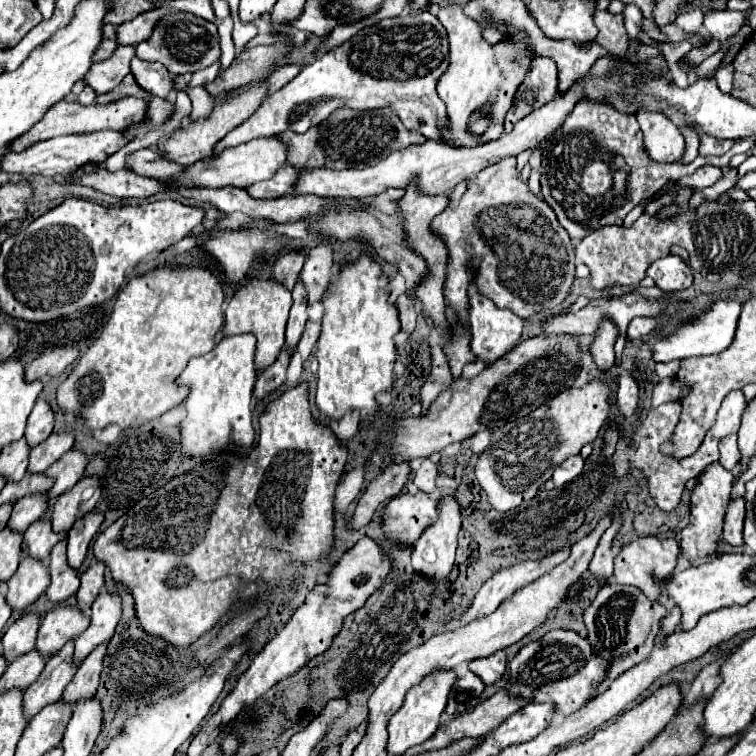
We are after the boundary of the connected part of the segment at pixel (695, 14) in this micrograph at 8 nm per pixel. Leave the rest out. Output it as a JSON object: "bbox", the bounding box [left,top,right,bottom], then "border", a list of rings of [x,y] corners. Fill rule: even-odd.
{"bbox":[675,6,703,32],"border":[[[697,6],[692,11],[677,17],[675,24],[686,32],[696,32],[703,25],[703,8]]]}

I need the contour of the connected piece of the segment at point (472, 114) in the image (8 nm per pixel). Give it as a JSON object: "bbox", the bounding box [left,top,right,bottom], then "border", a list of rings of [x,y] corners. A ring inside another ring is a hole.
{"bbox":[436,6,532,148],"border":[[[442,6],[436,16],[446,28],[450,44],[448,70],[436,84],[448,114],[448,122],[440,124],[440,142],[468,148],[500,138],[504,134],[502,120],[512,108],[514,94],[528,72],[532,52],[526,44],[490,46],[480,34],[480,24],[462,14],[462,6]],[[480,120],[488,120],[486,128],[480,128]]]}

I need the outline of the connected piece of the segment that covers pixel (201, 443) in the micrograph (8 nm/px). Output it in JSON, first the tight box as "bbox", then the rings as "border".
{"bbox":[178,334,256,456],"border":[[[254,334],[224,336],[214,350],[188,362],[186,370],[178,378],[178,382],[190,386],[190,394],[184,400],[188,414],[180,424],[182,454],[212,456],[226,448],[230,442],[238,446],[252,444],[252,390],[256,382],[254,350]]]}

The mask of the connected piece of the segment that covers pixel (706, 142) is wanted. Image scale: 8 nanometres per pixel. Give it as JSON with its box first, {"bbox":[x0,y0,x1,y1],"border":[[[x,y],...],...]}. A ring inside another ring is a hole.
{"bbox":[700,134,734,154],"border":[[[700,134],[700,154],[724,154],[734,146],[734,140],[718,140],[706,134]]]}

